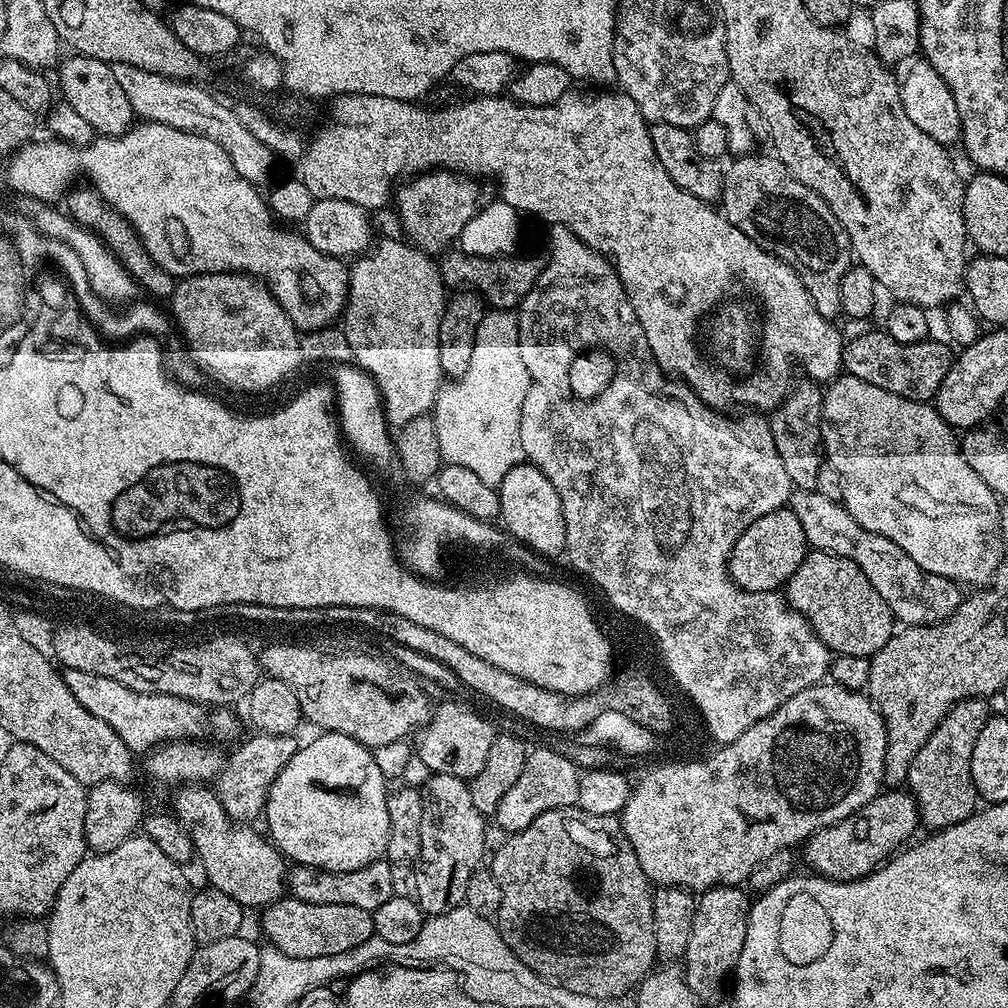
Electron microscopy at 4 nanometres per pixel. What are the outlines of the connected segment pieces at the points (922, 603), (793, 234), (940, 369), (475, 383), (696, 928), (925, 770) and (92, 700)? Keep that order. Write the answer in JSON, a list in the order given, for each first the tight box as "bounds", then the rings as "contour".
[{"bounds":[787,489,964,627],"contour":[[[793,489],[787,507],[798,515],[809,547],[855,561],[901,625],[916,627],[920,624],[935,624],[953,613],[963,600],[964,594],[957,581],[922,570],[890,538],[860,526],[854,516],[845,510],[843,503],[830,501],[815,489]]]},{"bounds":[722,154,854,318],"contour":[[[740,154],[732,165],[727,165],[724,174],[724,195],[722,197],[722,214],[730,223],[736,224],[742,234],[757,240],[767,252],[773,252],[782,258],[802,278],[806,290],[810,294],[812,304],[818,314],[829,318],[841,315],[840,287],[842,278],[848,268],[853,267],[854,253],[852,243],[848,240],[846,230],[838,222],[838,218],[830,210],[830,206],[813,188],[806,186],[798,178],[794,178],[791,170],[774,154],[756,156],[757,154]]]},{"bounds":[842,332,954,402],"contour":[[[864,332],[842,348],[842,368],[847,375],[862,378],[862,382],[870,382],[870,386],[878,386],[890,394],[898,394],[907,400],[928,402],[935,397],[942,386],[946,374],[954,359],[951,352],[940,340],[929,338],[922,342],[894,342],[887,332]]]},{"bounds":[464,310,529,486],"contour":[[[512,310],[485,311],[482,322],[478,326],[478,334],[474,338],[474,351],[470,357],[472,376],[472,440],[464,440],[464,466],[466,470],[474,470],[482,482],[498,486],[502,478],[516,464],[524,460],[520,423],[522,422],[522,402],[528,393],[529,378],[526,362],[522,362],[522,346],[520,345],[520,321]]]},{"bounds":[682,886,750,1006],"contour":[[[717,886],[699,893],[690,942],[686,942],[686,950],[682,957],[684,980],[694,990],[696,999],[701,1005],[708,1006],[724,992],[724,979],[733,975],[738,958],[742,954],[742,942],[746,942],[746,926],[748,925],[748,909],[750,896],[740,886]]]},{"bounds":[906,698,990,829],"contour":[[[984,698],[957,700],[956,705],[940,719],[930,738],[926,738],[922,750],[914,754],[906,788],[916,799],[920,823],[925,829],[949,828],[977,811],[978,797],[970,774],[970,758],[974,754],[974,742],[978,742],[978,734],[982,734],[982,726],[986,726],[990,718],[988,704]]]},{"bounds":[62,668,240,753],"contour":[[[64,668],[62,672],[66,686],[70,686],[70,694],[94,714],[94,718],[102,718],[106,726],[110,726],[122,738],[124,745],[133,753],[147,753],[165,742],[184,742],[189,738],[208,738],[213,732],[215,739],[232,740],[239,730],[240,724],[236,716],[227,707],[220,706],[209,711],[205,705],[194,700],[183,700],[180,696],[160,696],[156,692],[136,692],[129,684],[118,682],[114,678],[99,676],[86,670]]]}]

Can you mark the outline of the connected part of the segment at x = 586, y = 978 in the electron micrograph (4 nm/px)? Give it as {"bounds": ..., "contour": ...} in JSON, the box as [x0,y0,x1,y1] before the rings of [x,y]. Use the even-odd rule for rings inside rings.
{"bounds":[494,807,657,1001],"contour":[[[561,807],[548,809],[545,812],[537,812],[536,817],[530,825],[531,831],[524,832],[522,836],[516,836],[507,847],[500,852],[499,860],[496,860],[496,872],[504,884],[504,892],[501,895],[501,906],[494,917],[494,923],[500,930],[506,946],[513,951],[514,955],[522,962],[531,965],[534,960],[540,960],[543,956],[552,959],[552,965],[542,976],[545,981],[555,982],[559,987],[568,988],[571,992],[577,992],[581,996],[594,996],[597,1000],[615,1001],[620,996],[624,996],[633,991],[640,981],[652,971],[657,963],[656,939],[654,938],[654,910],[652,909],[653,885],[650,883],[648,875],[642,870],[634,850],[626,842],[615,840],[608,832],[603,832],[600,828],[595,828],[583,815],[577,814],[571,807]]]}

